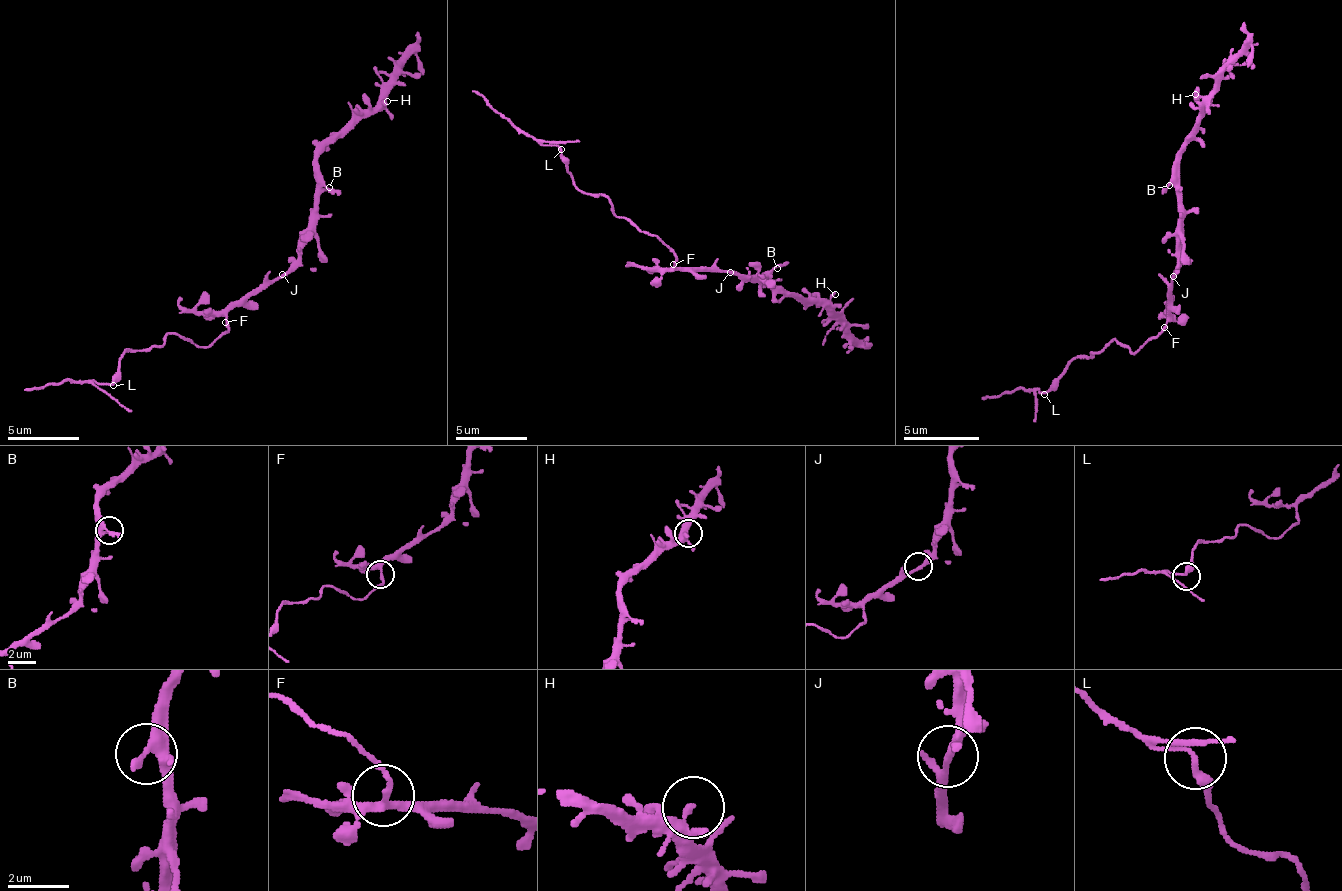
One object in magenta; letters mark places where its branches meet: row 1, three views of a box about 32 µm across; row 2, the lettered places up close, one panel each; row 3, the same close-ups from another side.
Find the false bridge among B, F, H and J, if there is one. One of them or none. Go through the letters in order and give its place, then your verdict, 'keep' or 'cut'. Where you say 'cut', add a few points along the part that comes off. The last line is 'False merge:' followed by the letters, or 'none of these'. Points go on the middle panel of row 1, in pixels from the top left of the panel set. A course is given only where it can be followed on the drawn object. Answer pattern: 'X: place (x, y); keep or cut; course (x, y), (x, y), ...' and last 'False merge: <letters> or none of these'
B: place (777, 268); keep
F: place (673, 264); cut; course (672, 265), (676, 258), (654, 236), (618, 218), (608, 200), (575, 185), (561, 149), (539, 146), (471, 92)
H: place (835, 294); keep
J: place (730, 272); keep
False merge: F

